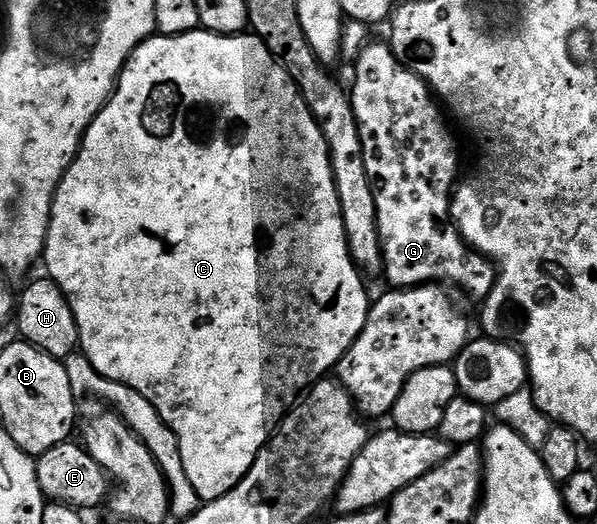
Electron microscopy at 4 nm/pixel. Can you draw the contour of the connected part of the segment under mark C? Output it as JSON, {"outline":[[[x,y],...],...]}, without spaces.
{"outline":[[[198,28],[189,34],[154,36],[148,38],[143,44],[139,44],[139,48],[135,48],[135,52],[121,70],[121,75],[117,77],[117,88],[110,96],[109,103],[97,113],[95,120],[87,128],[85,139],[81,142],[81,151],[77,153],[77,159],[71,163],[63,180],[57,183],[49,217],[49,231],[45,241],[44,262],[46,268],[49,269],[46,270],[48,277],[53,279],[53,283],[60,288],[63,296],[67,296],[67,304],[71,304],[71,312],[75,316],[75,324],[79,332],[80,353],[87,356],[87,360],[95,368],[95,372],[101,374],[101,377],[115,380],[127,388],[135,388],[135,392],[144,396],[155,408],[155,412],[159,412],[159,416],[165,421],[167,428],[171,428],[171,432],[175,432],[175,440],[179,440],[179,456],[183,456],[183,469],[187,471],[187,480],[191,480],[191,488],[195,488],[195,492],[205,502],[214,502],[217,498],[227,496],[227,492],[234,490],[243,480],[243,476],[247,476],[247,472],[251,472],[258,452],[268,444],[271,437],[269,421],[273,421],[273,424],[280,423],[294,403],[298,401],[302,392],[308,391],[314,384],[322,381],[328,375],[325,374],[328,370],[330,373],[341,363],[341,357],[351,348],[351,344],[355,344],[359,332],[363,332],[371,305],[371,297],[369,298],[368,292],[365,291],[366,279],[357,269],[357,265],[353,263],[353,258],[349,254],[327,140],[323,136],[319,124],[311,116],[307,104],[302,100],[296,84],[289,78],[289,74],[281,67],[280,62],[274,58],[273,53],[252,32],[213,34],[210,30]]]}

